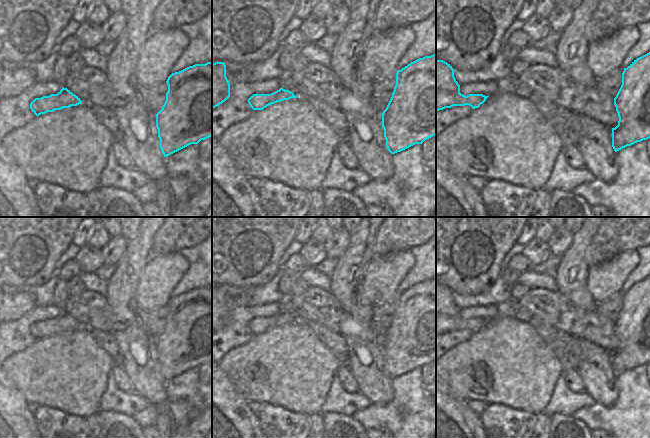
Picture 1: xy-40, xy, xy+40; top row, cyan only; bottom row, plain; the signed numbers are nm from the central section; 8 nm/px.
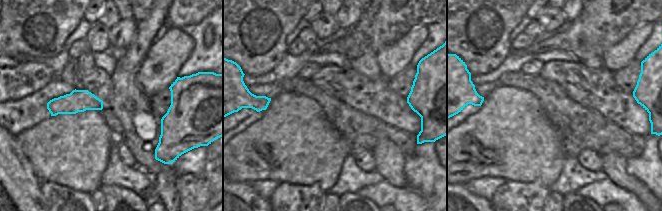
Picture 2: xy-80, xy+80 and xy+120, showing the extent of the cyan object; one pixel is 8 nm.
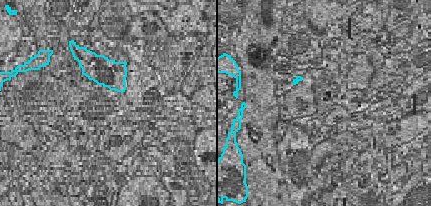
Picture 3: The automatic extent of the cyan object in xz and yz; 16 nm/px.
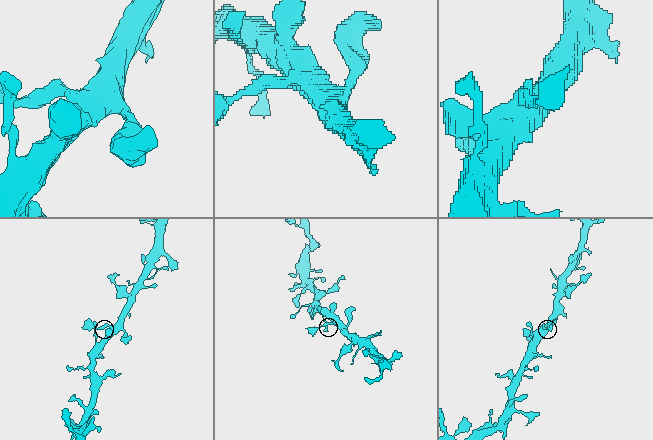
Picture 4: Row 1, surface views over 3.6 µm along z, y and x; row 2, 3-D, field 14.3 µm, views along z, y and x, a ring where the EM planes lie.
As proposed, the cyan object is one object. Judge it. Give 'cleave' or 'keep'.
keep

